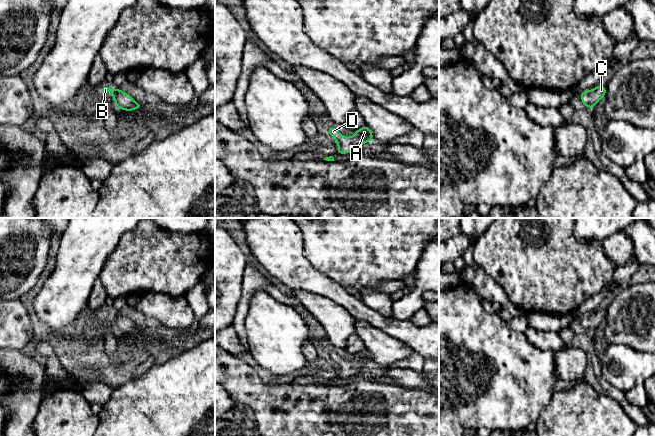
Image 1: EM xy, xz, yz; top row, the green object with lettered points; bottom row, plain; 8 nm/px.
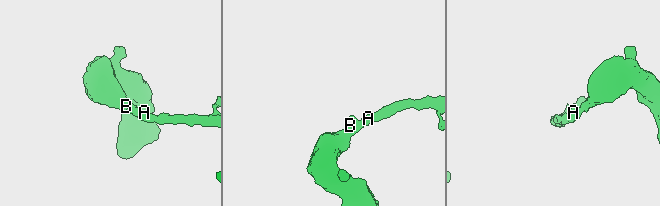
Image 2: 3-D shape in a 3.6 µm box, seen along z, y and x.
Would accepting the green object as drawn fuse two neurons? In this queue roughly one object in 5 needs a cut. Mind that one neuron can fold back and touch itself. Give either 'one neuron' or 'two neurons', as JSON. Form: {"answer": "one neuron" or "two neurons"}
{"answer": "one neuron"}

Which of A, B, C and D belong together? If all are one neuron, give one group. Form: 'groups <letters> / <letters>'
groups A B C D

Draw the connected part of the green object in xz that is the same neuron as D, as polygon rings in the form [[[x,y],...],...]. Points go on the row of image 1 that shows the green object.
[[[368,126],[355,131],[350,137],[344,137],[336,128],[327,128],[326,131],[335,139],[338,145],[337,154],[347,154],[356,151],[359,147],[367,142],[372,142],[373,133]]]

